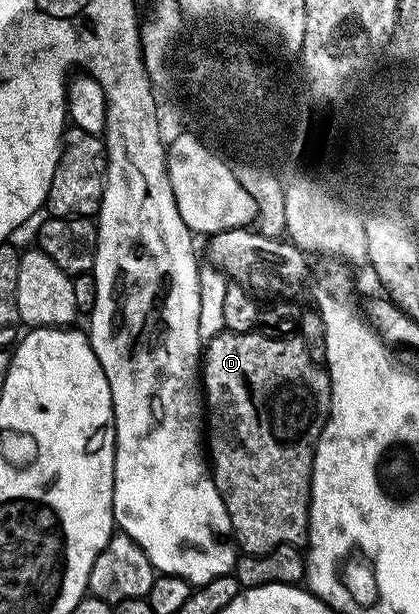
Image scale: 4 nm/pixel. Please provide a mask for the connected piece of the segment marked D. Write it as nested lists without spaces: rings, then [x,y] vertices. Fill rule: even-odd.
[[[224,330],[206,341],[201,356],[209,468],[225,502],[234,539],[249,556],[265,554],[282,544],[303,546],[307,543],[307,527],[311,521],[311,471],[315,444],[331,414],[331,373],[318,359],[315,361],[311,357],[301,337],[299,334],[267,336],[262,330]]]

